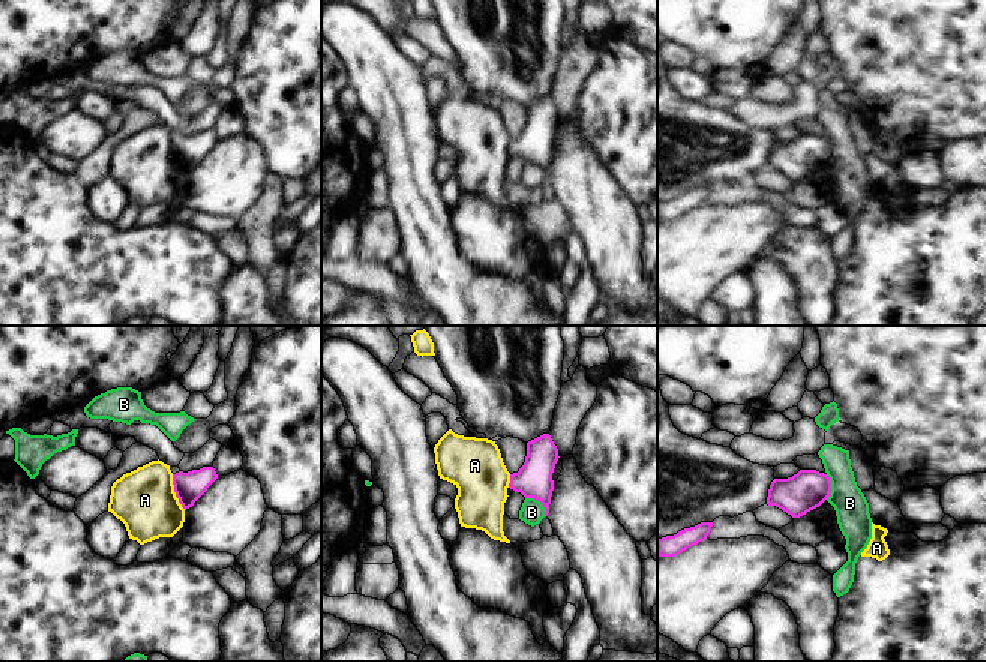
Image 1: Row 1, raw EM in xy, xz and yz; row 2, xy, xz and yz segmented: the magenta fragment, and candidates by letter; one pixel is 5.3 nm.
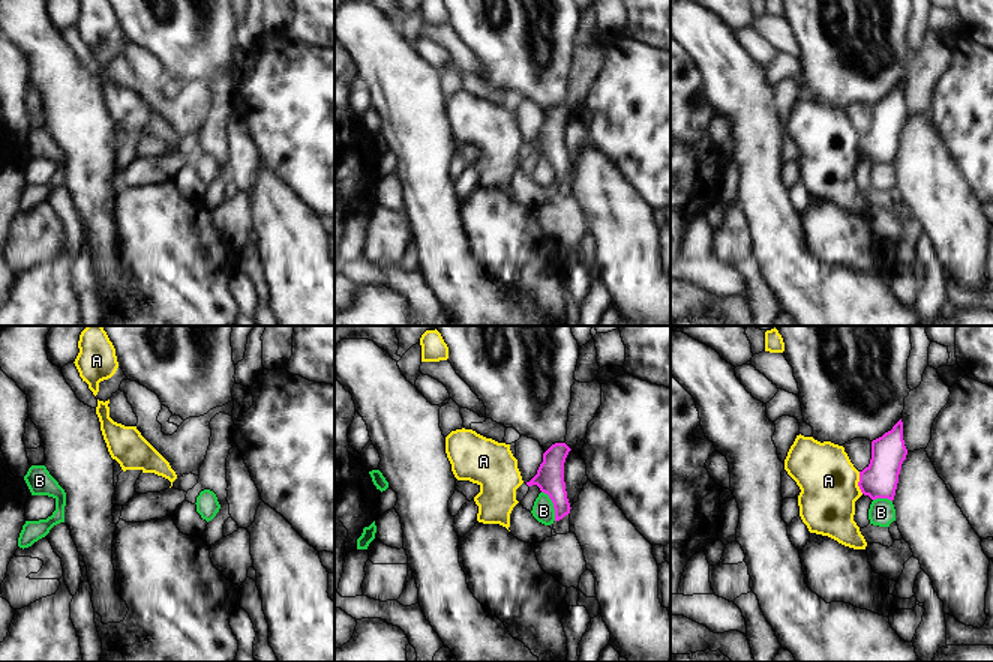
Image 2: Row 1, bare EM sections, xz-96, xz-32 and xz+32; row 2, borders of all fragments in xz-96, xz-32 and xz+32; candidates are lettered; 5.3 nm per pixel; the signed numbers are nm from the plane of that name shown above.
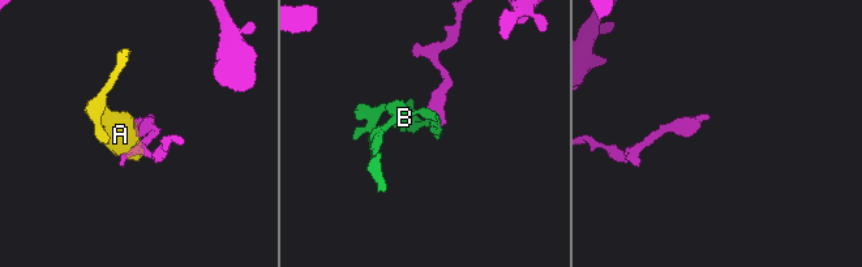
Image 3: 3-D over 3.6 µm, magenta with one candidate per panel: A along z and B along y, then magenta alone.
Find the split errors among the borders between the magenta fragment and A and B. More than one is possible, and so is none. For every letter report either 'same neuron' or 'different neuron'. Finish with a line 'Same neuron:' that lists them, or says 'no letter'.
A: different neuron
B: different neuron
Same neuron: no letter

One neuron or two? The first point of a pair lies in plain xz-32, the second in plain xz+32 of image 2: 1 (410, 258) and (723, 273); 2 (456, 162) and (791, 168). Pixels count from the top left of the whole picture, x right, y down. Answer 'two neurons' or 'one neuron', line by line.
1: two neurons
2: one neuron

